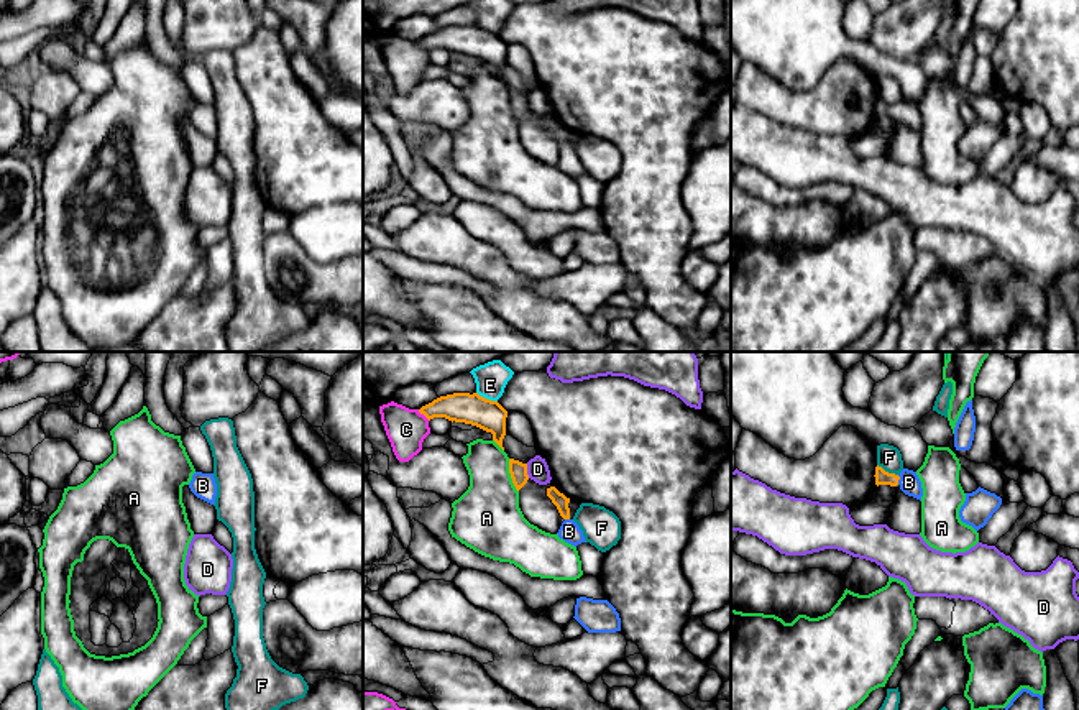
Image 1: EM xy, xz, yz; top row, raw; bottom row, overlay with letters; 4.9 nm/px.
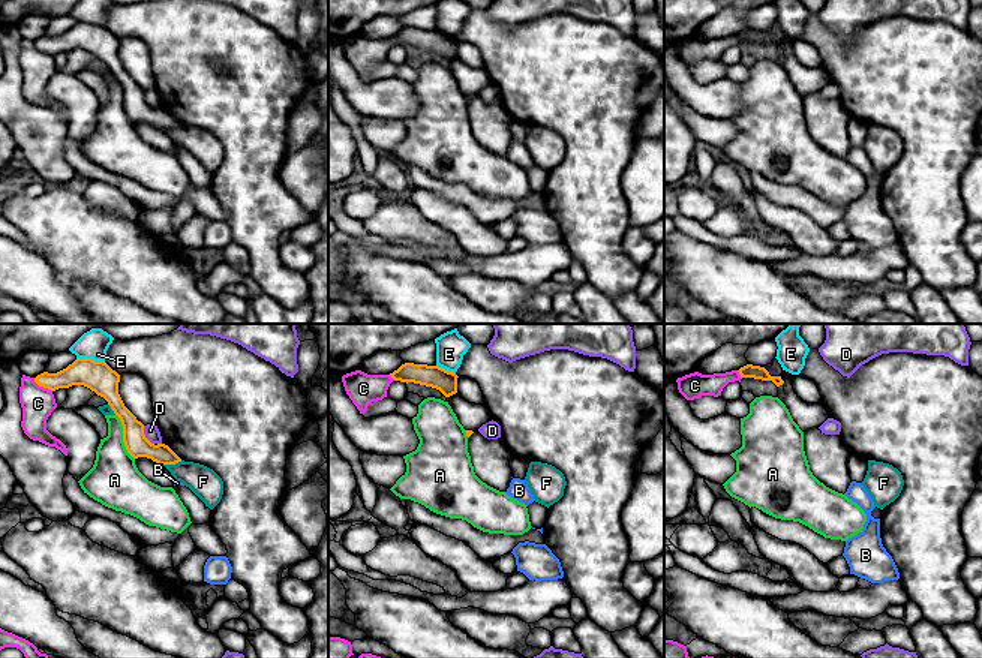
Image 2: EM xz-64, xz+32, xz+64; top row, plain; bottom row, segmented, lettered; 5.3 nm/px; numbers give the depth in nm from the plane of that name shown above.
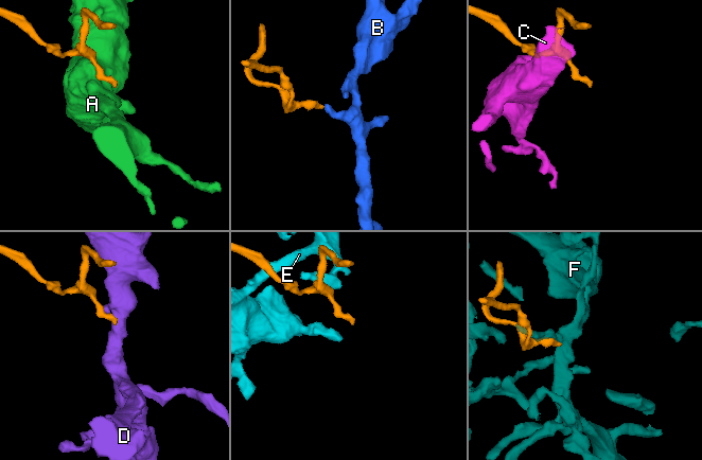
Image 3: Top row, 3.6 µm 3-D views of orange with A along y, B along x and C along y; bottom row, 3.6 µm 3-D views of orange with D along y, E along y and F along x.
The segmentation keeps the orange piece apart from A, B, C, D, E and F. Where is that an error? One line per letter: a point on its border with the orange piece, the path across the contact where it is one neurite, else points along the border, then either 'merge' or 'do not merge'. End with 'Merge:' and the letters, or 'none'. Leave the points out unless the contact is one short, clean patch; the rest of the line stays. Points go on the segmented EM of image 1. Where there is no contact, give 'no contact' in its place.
A: meets orange in xz at (511, 475); border along xz (508, 459), (508, 472), (518, 492); do not merge
B: meets orange in yz at (899, 479); runs through yz (882, 477), (899, 479), (909, 482); merge
C: meets orange in xz at (424, 414); border along xz (417, 410), (429, 419); do not merge
D: meets orange in xz at (526, 470); border along xz (526, 464), (529, 477); do not merge
E: meets orange in xz at (485, 398); border along xz (477, 391), (496, 401); do not merge
F: meets orange in yz at (887, 472); do not merge
Merge: B

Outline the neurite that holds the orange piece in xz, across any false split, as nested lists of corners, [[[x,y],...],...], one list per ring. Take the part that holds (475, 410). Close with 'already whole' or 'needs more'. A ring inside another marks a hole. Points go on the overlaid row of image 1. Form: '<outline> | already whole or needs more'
[[[453,393],[440,396],[419,409],[429,421],[445,417],[455,422],[476,426],[493,434],[493,440],[504,450],[507,411],[498,403],[478,393]]] | already whole

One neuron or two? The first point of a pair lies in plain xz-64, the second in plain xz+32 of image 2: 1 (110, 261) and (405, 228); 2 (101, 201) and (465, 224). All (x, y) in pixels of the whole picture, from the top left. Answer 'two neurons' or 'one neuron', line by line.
1: one neuron
2: one neuron

